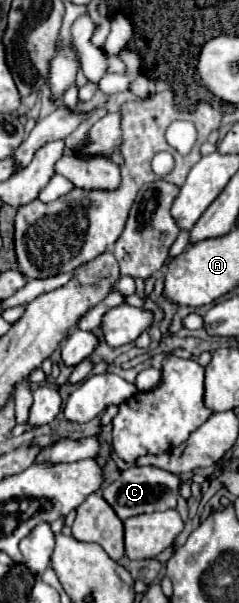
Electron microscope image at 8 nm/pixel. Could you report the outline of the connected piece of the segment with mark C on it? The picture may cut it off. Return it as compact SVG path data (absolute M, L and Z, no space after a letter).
M132 465L126 471L122 471L120 477L116 481L112 481L102 491L102 497L116 511L116 515L124 521L124 519L128 519L132 515L140 515L140 513L174 509L178 493L180 493L180 479L174 473L168 473L164 469L156 469L156 467L136 467L136 465Z

